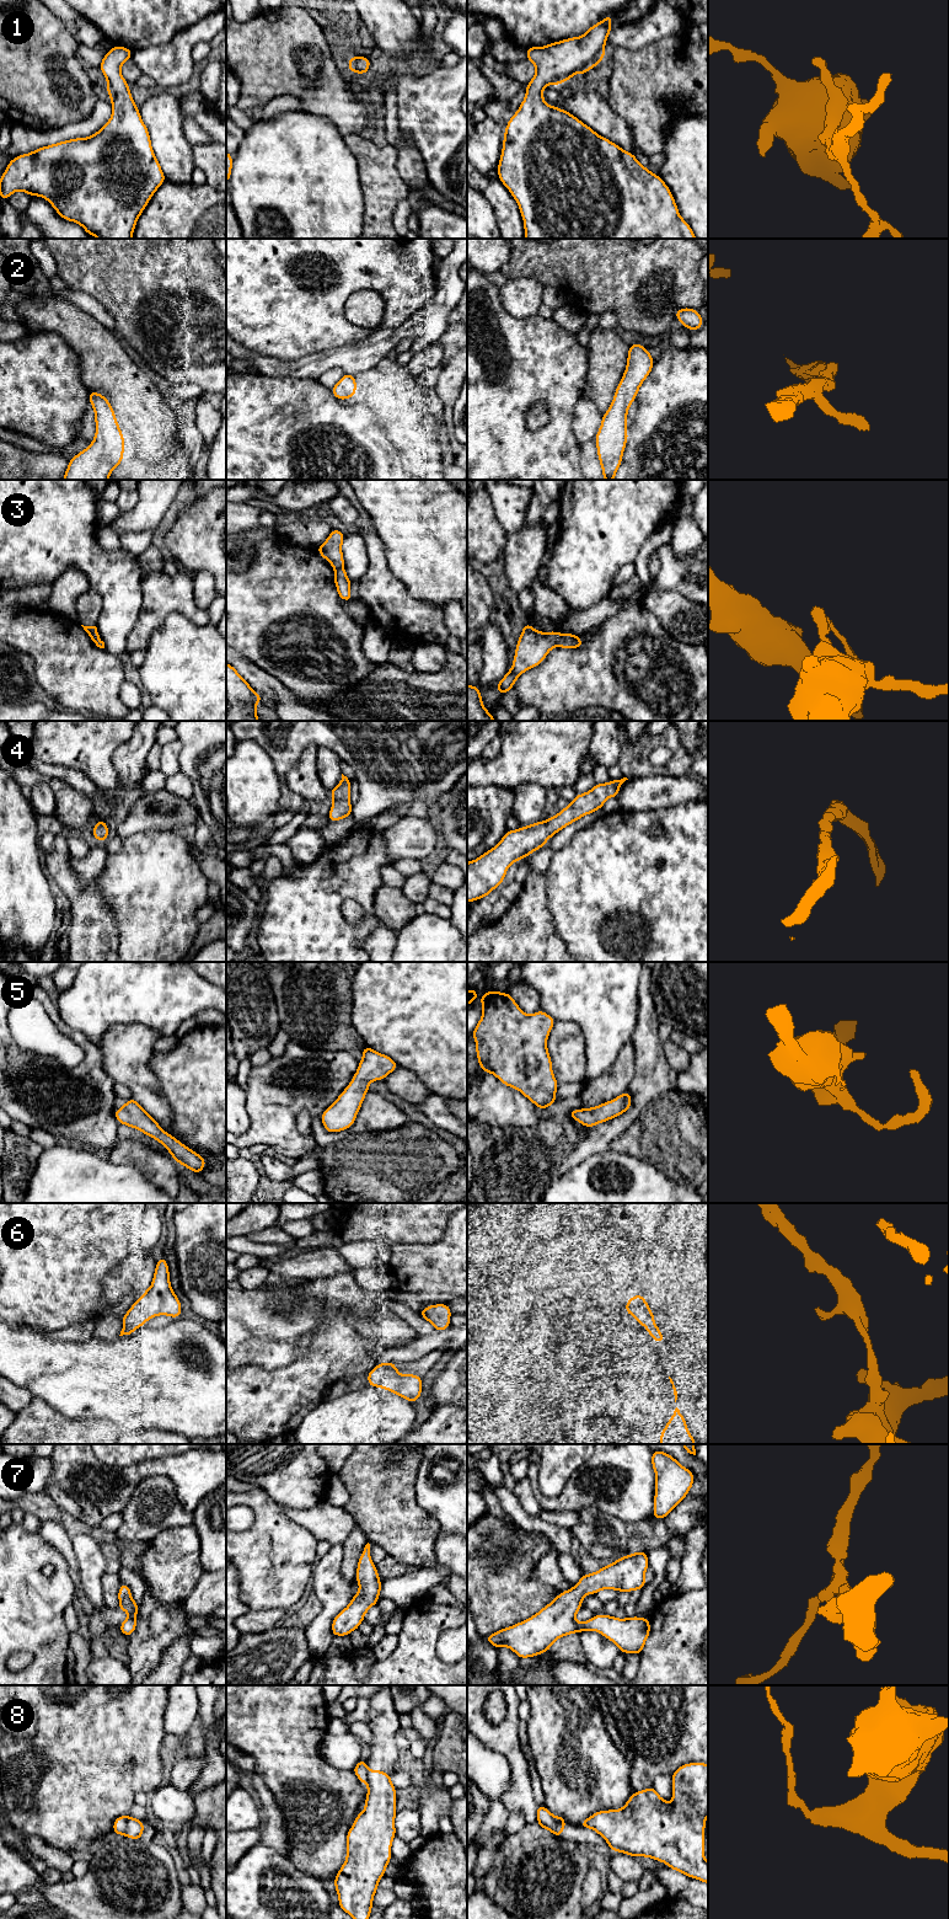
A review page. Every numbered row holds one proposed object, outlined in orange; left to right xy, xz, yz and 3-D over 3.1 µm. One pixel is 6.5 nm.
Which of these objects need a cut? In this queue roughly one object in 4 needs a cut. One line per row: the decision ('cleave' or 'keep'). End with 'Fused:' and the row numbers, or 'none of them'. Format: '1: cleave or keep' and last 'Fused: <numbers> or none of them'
1: keep
2: keep
3: cleave
4: keep
5: keep
6: keep
7: keep
8: cleave
Fused: 3, 8

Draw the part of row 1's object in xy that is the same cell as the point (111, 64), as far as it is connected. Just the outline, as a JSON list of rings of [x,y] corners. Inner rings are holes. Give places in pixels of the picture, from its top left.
[[[114,46],[100,64],[112,102],[109,121],[89,138],[64,140],[12,159],[0,177],[2,201],[14,192],[23,191],[47,199],[63,219],[80,224],[90,236],[133,239],[138,218],[166,177],[129,92],[129,84],[120,74],[120,66],[132,55],[133,50]]]

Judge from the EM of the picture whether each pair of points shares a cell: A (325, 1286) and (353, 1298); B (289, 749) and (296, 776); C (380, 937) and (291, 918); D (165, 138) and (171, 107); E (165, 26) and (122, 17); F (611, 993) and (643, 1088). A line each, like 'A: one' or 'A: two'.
A: one
B: two
C: two
D: one
E: one
F: two

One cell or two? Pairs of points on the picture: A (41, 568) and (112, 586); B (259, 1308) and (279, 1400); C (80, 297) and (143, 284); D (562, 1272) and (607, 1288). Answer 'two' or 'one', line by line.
A: one
B: two
C: two
D: two

